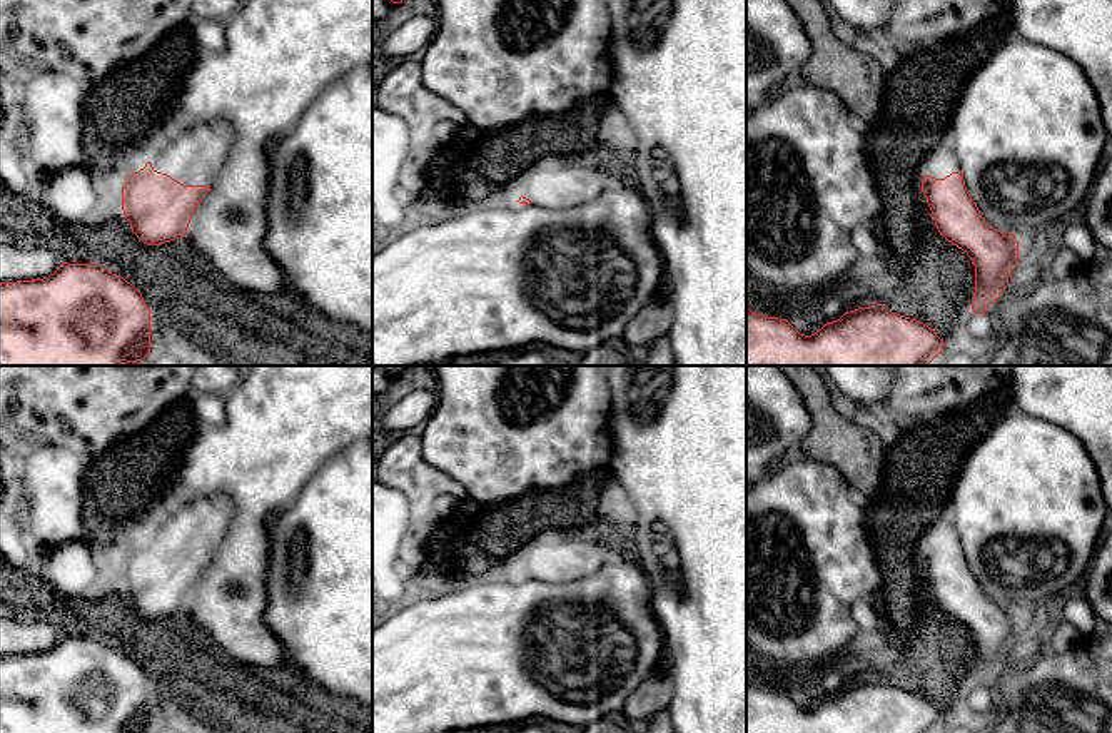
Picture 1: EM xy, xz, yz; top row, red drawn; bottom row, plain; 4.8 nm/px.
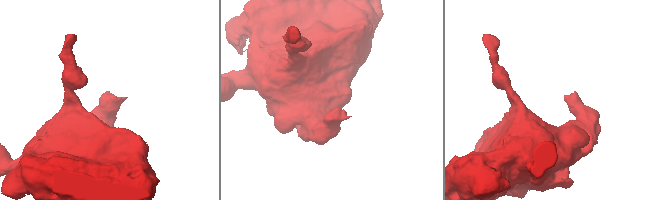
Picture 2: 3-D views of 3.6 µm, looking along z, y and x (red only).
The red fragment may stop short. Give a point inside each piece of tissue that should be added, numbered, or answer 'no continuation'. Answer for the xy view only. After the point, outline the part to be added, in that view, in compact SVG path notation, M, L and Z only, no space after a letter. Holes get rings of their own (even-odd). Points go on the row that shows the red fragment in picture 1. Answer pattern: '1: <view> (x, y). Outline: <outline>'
1: xy (194, 157). Outline: M224 119L200 122L179 132L149 157L154 170L184 185L212 185L232 145L232 125Z

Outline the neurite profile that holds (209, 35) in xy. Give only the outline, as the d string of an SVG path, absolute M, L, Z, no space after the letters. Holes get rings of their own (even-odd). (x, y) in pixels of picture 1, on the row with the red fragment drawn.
M192 18L189 30L204 53L219 53L225 48L225 25L210 20Z

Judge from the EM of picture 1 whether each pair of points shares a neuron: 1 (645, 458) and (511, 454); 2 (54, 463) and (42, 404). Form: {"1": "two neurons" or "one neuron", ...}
{"1": "two neurons", "2": "two neurons"}

